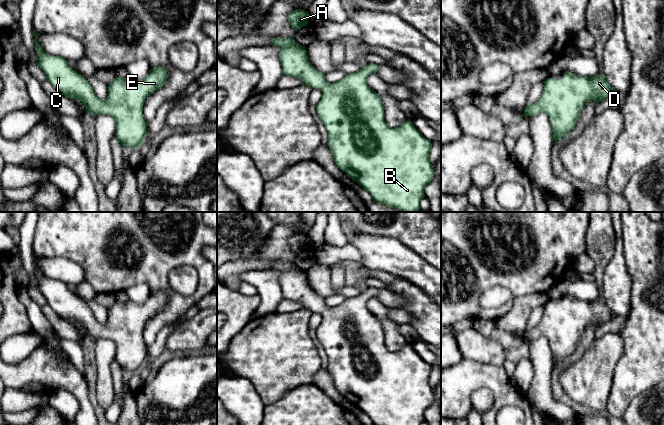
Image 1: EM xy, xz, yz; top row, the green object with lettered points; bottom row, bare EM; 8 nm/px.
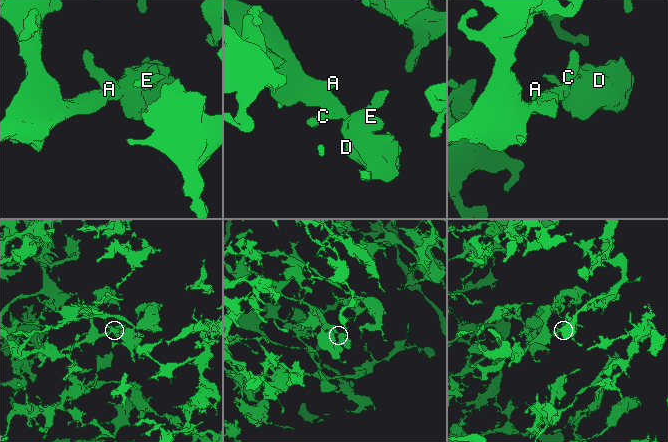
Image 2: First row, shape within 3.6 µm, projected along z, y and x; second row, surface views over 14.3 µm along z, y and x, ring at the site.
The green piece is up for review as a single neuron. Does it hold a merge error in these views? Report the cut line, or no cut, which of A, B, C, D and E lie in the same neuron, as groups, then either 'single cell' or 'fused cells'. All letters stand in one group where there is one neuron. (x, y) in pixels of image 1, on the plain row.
no cut | A B C D E | single cell

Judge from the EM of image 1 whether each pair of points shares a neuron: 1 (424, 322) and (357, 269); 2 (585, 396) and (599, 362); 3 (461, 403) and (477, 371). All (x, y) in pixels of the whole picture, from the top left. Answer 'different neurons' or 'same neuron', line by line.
1: same neuron
2: same neuron
3: same neuron

